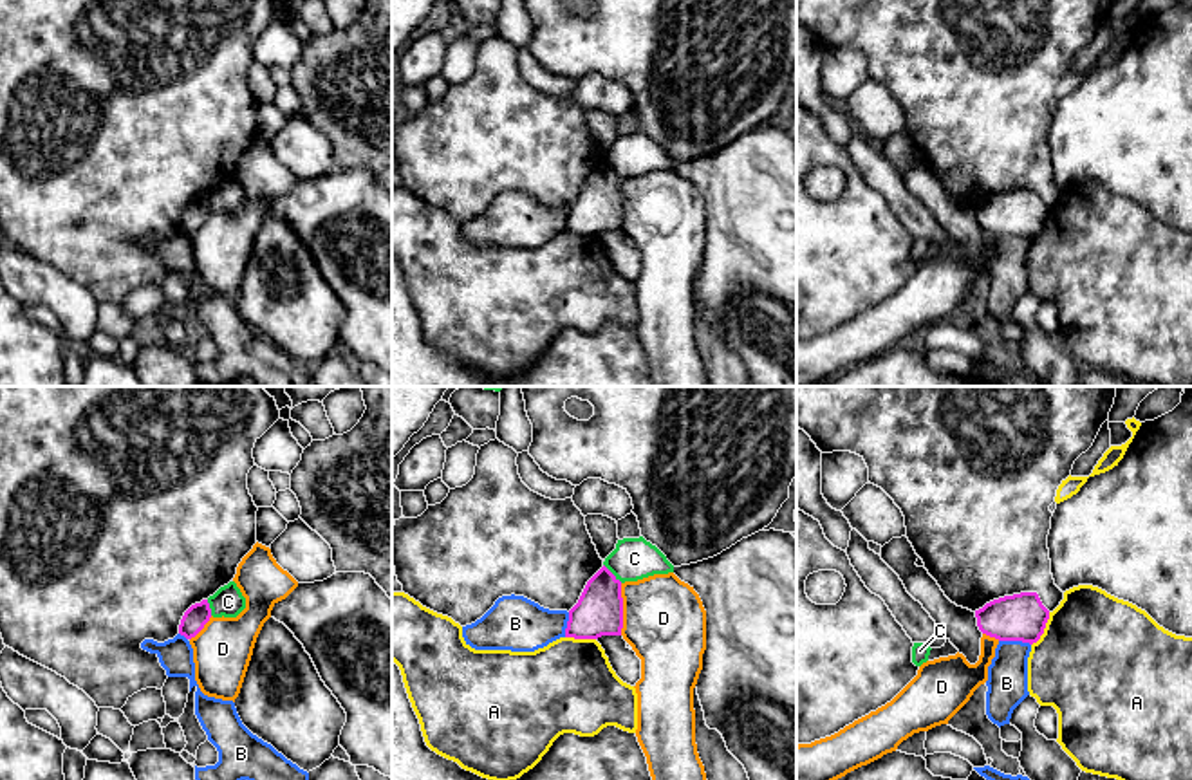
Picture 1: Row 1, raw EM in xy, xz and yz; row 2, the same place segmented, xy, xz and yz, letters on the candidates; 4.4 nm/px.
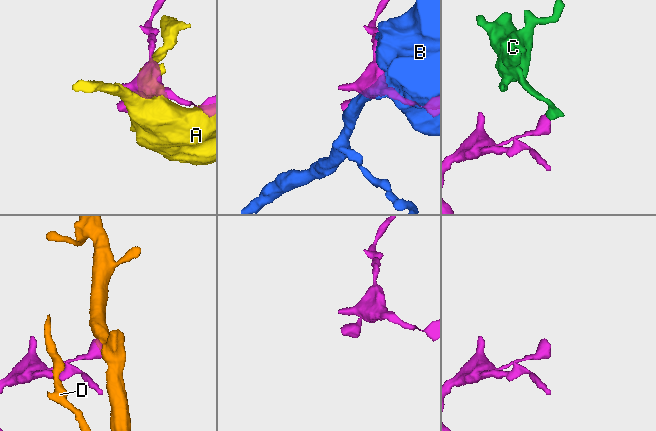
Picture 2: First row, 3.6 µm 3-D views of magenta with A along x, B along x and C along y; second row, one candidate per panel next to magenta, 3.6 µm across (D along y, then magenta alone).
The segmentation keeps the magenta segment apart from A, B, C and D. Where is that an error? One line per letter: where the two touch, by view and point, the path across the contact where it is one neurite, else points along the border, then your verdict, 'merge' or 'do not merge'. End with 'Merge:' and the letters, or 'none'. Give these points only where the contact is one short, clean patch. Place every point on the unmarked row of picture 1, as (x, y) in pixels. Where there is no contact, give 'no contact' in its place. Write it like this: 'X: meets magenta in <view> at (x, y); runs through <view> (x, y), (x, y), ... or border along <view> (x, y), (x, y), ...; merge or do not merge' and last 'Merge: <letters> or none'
A: meets magenta in yz at (1044, 222); do not merge
B: meets magenta in yz at (1015, 235); do not merge
C: meets magenta in xz at (611, 168); border along xz (604, 159), (622, 177); do not merge
D: meets magenta in xz at (622, 204); do not merge
Merge: none

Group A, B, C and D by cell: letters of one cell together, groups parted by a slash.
A / B / C / D

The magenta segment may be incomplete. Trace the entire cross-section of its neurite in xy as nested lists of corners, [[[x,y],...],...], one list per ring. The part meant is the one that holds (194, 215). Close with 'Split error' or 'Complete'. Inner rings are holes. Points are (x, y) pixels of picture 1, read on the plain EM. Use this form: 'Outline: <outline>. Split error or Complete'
Outline: [[[208,195],[191,200],[181,215],[179,229],[184,231],[186,235],[195,233],[210,217],[210,213],[211,213],[211,204]]]. Complete

